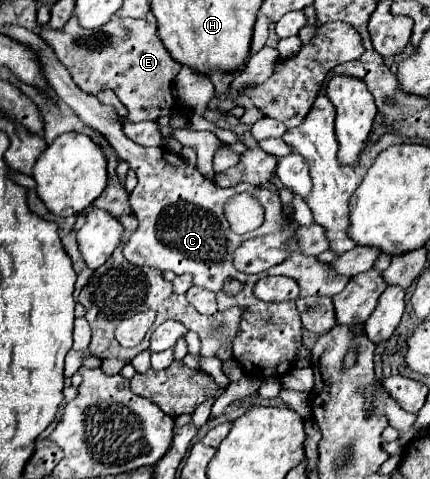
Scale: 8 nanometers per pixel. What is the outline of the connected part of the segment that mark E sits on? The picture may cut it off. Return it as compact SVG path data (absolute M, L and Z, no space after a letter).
M71 16L61 32L49 32L49 28L41 28L41 36L53 48L57 60L69 70L73 82L83 92L95 94L101 90L113 90L117 94L117 98L129 110L127 120L121 122L133 124L179 114L179 104L173 98L171 84L179 74L181 64L173 60L169 50L163 46L155 22L113 16L103 28L85 30L79 28L79 22L75 16Z

